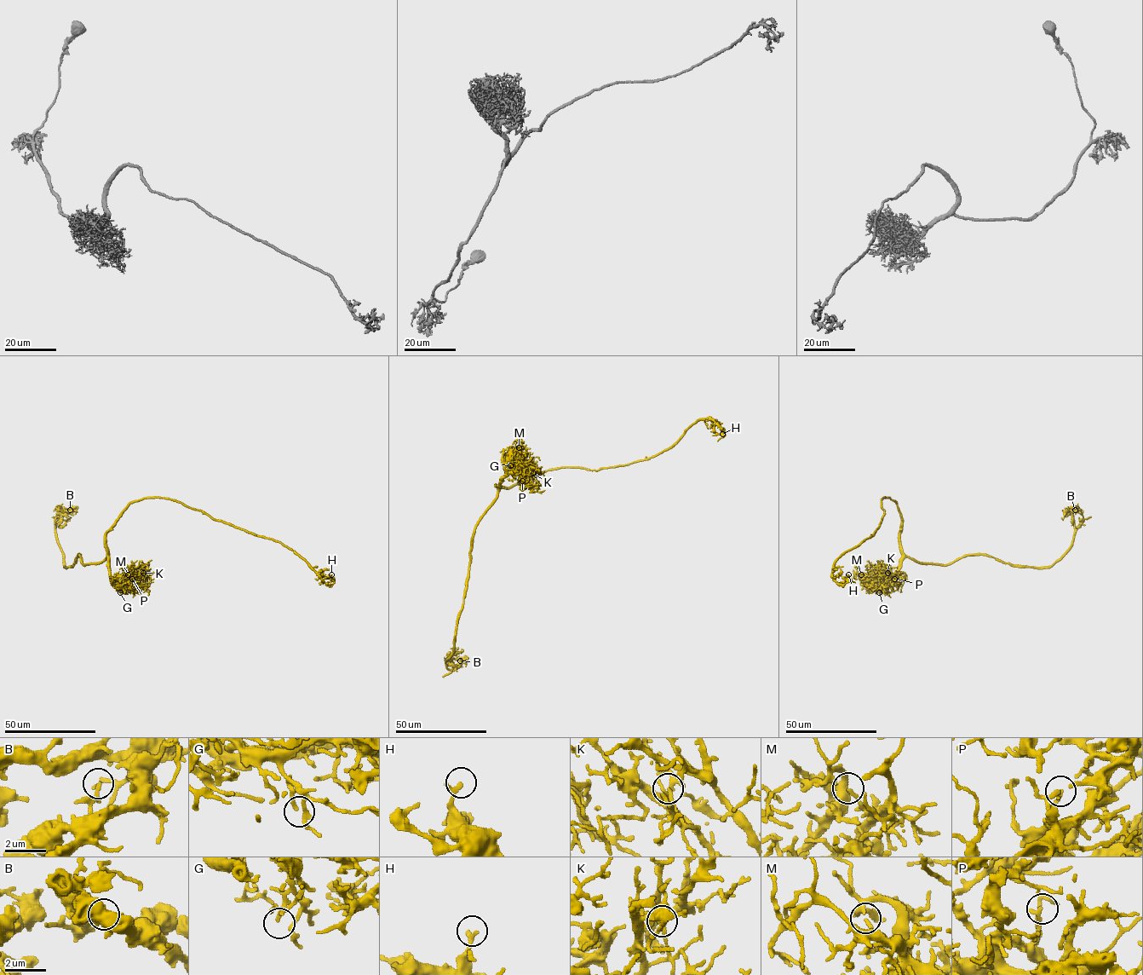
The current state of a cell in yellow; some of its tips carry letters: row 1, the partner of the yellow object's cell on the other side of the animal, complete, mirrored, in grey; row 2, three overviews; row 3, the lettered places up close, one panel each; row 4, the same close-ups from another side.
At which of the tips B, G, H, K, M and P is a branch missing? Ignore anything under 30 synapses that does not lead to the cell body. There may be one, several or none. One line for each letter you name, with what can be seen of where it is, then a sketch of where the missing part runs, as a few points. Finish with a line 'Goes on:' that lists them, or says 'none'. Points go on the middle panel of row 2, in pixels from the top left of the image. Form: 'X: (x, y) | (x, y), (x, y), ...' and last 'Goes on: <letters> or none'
Goes on: none

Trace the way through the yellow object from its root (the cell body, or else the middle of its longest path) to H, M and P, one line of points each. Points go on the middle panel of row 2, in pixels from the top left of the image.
H: (507, 487), (560, 468), (600, 470), (651, 458), (669, 448), (701, 419), (711, 418), (724, 432), (722, 434)
M: (507, 487), (496, 486), (498, 487), (500, 481), (516, 469), (520, 458), (519, 447)
P: (507, 487), (496, 486), (498, 487), (500, 481), (510, 472), (517, 473), (522, 481)

